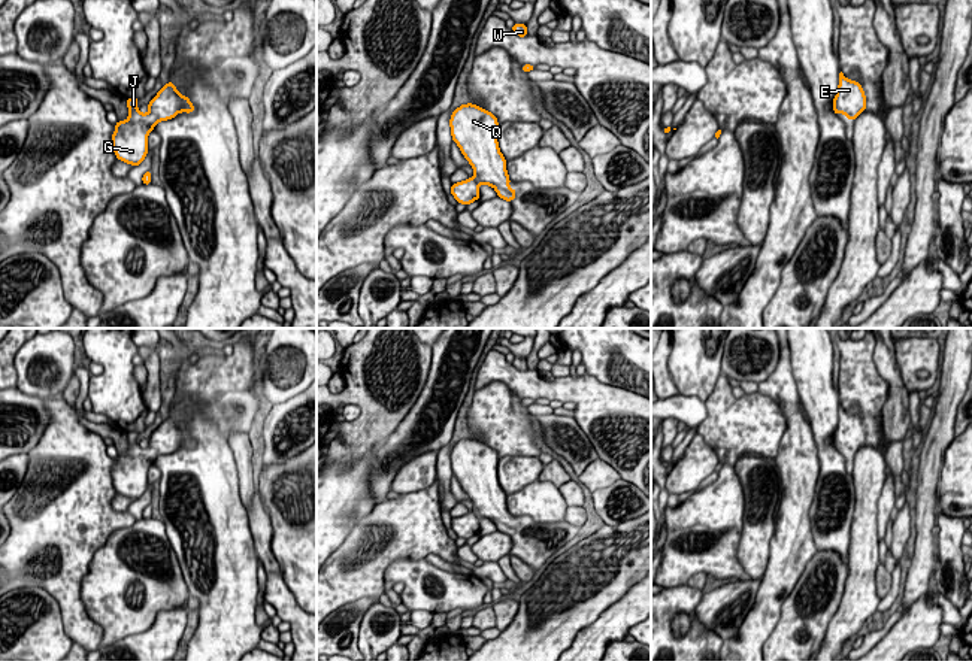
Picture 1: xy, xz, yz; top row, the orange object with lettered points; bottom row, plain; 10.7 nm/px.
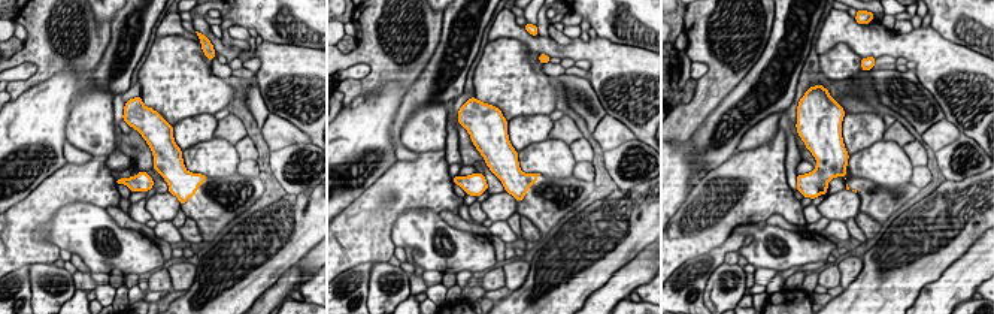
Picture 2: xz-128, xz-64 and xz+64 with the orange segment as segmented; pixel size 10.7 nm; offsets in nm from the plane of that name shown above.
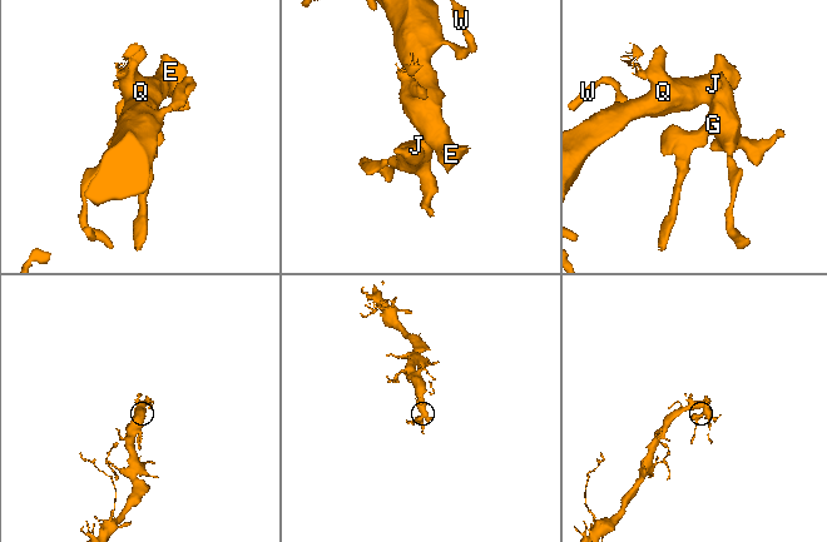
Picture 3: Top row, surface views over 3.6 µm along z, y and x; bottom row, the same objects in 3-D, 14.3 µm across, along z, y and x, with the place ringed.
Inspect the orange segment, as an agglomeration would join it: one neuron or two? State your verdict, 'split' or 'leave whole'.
leave whole

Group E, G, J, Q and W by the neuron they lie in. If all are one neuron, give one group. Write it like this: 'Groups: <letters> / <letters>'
Groups: E G J Q W

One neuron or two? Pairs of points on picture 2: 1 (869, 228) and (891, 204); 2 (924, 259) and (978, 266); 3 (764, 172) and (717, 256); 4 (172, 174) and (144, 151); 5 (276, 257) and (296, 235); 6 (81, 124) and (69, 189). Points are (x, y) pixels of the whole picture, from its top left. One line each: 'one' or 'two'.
1: two
2: two
3: two
4: two
5: one
6: two

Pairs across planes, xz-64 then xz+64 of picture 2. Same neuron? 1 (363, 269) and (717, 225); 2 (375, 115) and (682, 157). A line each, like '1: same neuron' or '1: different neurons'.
1: different neurons
2: same neuron

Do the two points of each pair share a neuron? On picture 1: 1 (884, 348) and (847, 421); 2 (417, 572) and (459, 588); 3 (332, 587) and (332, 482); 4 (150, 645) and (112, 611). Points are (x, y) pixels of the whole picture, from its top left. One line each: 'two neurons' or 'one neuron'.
1: two neurons
2: one neuron
3: two neurons
4: two neurons

